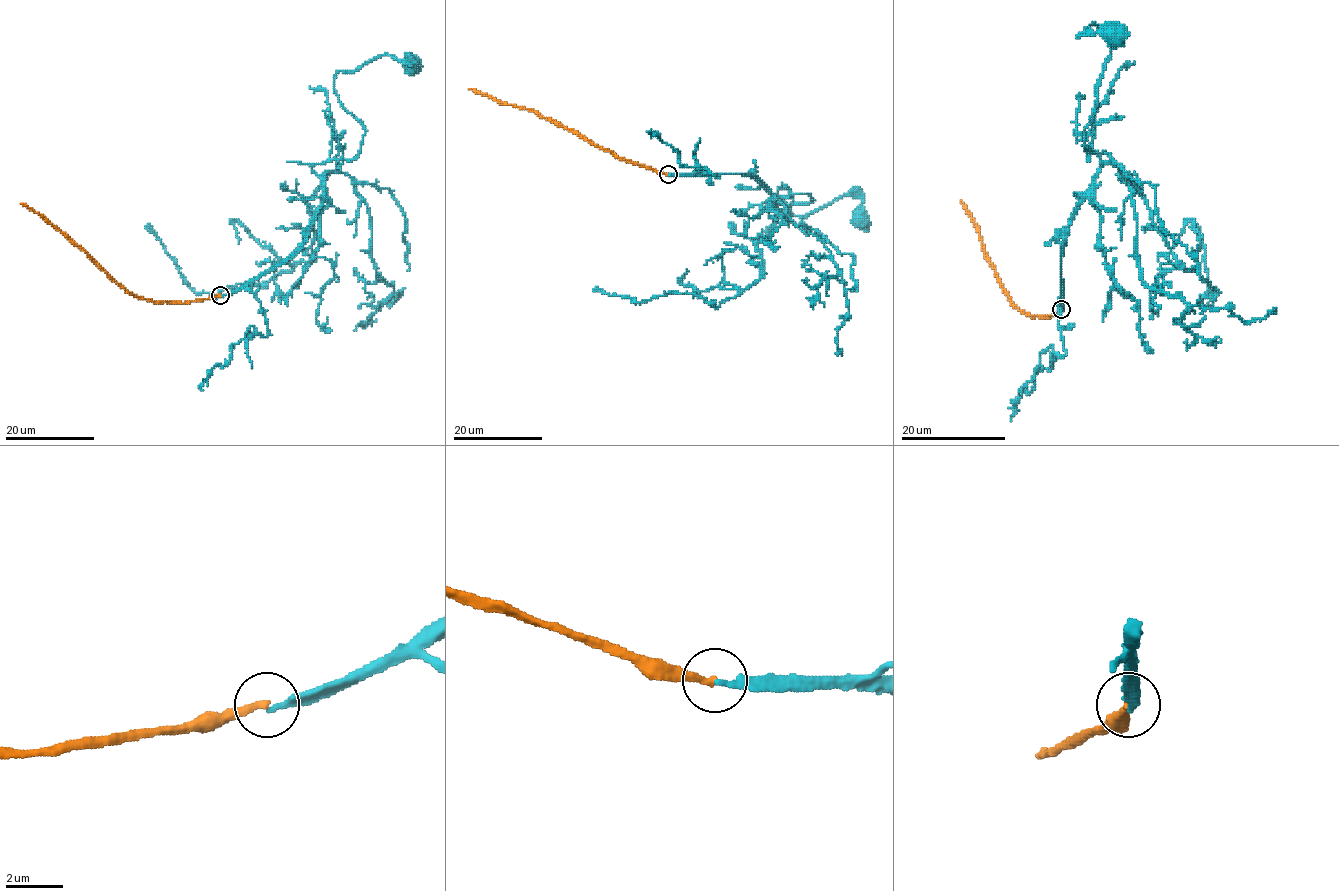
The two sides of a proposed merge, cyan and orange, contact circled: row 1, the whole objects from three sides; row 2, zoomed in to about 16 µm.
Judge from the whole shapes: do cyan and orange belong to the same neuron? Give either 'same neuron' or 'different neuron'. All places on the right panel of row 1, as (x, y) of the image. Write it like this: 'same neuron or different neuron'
different neuron

